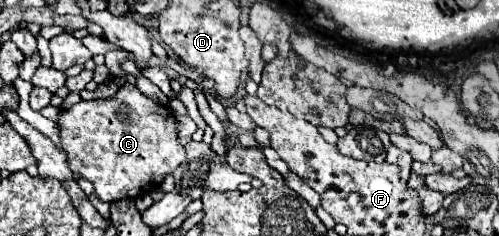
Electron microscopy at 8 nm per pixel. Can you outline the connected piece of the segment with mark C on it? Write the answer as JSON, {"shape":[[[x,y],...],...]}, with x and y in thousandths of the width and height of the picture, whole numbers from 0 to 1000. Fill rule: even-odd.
{"shape":[[[246,352],[238,386],[218,419],[190,428],[158,428],[142,462],[118,479],[118,572],[122,614],[134,640],[138,708],[178,758],[190,784],[190,826],[202,852],[238,852],[238,843],[271,843],[287,818],[303,818],[319,801],[327,758],[351,725],[359,691],[371,682],[371,623],[359,606],[351,496],[339,453],[327,453],[303,419],[295,419],[271,360]]]}

